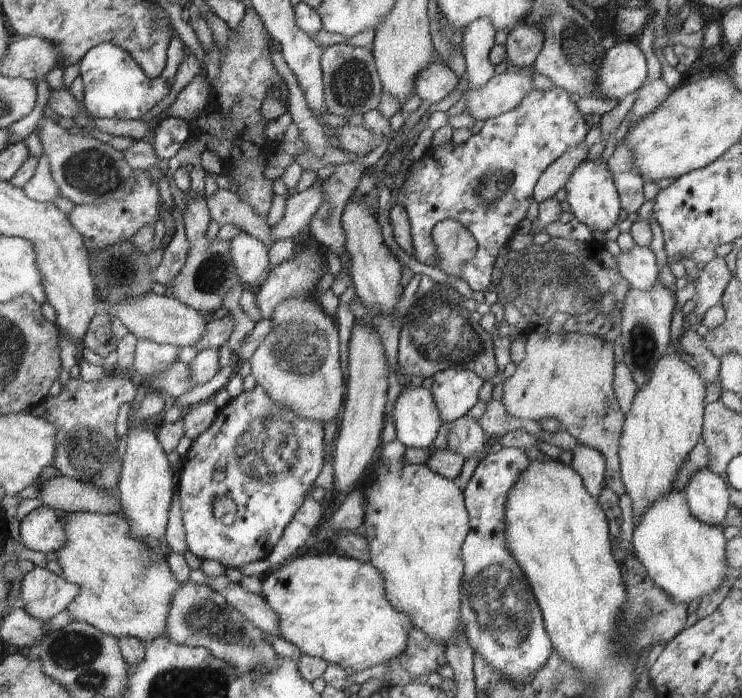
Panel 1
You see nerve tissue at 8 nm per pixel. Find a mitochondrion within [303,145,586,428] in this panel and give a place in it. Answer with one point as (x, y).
(437, 332)

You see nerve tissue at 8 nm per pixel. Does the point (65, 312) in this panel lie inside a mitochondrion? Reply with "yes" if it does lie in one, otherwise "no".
no

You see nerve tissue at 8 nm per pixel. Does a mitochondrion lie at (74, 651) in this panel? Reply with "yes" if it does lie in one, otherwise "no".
yes

